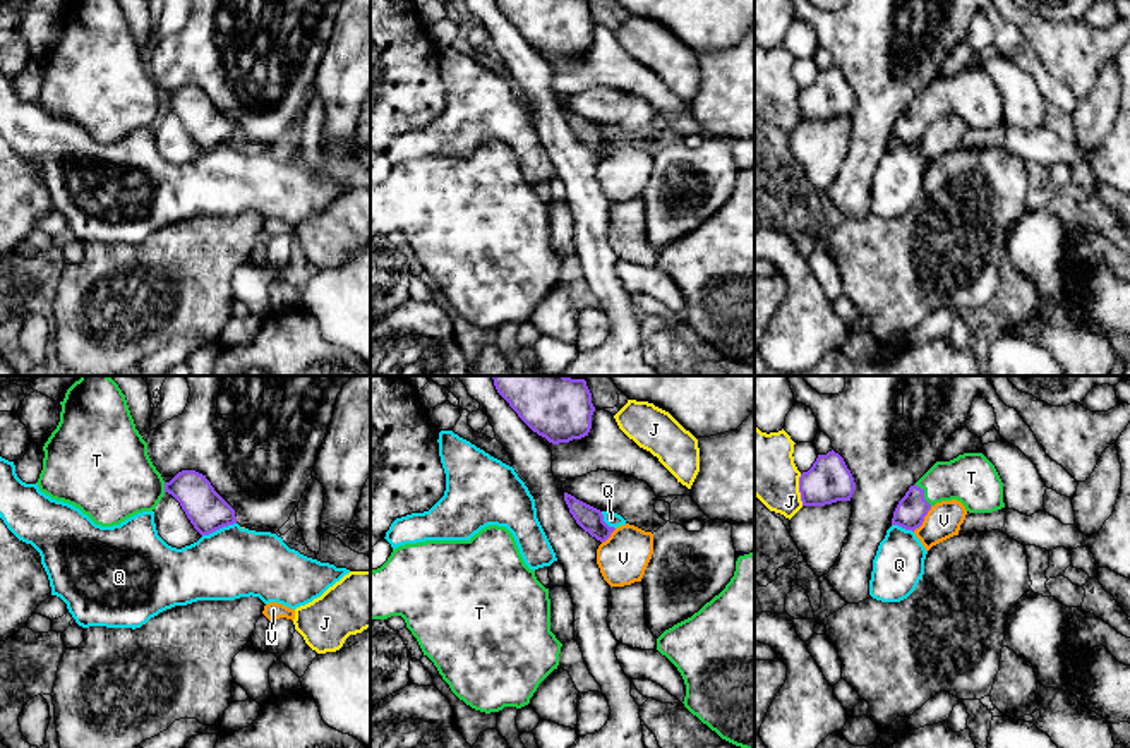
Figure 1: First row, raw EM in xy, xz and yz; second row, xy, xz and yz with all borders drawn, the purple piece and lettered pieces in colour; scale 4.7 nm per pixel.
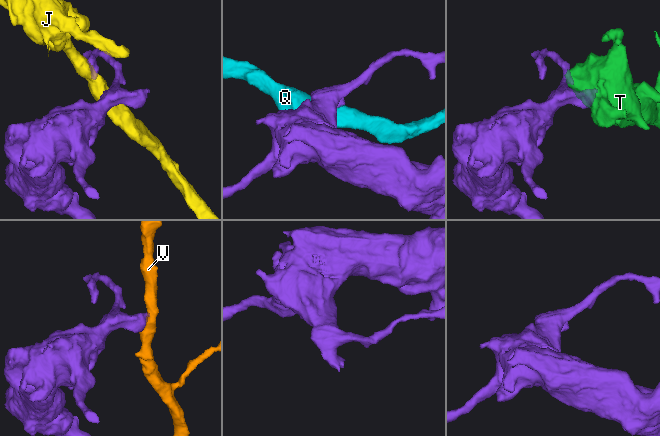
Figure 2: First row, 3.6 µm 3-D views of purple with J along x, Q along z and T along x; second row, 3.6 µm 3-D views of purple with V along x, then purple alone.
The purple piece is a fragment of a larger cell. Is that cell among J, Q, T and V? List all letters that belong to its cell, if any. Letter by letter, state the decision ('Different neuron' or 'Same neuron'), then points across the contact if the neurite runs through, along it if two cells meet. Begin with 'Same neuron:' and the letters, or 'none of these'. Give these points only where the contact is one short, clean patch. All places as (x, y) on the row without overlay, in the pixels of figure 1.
Same neuron: T
J: Different neuron. Boundary: yz (799, 90), (799, 115), (803, 120)
Q: Different neuron. Boundary: xy (235, 138), (203, 151)
T: Same neuron
V: Different neuron. Boundary: yz (931, 122), (925, 136), (913, 146)

